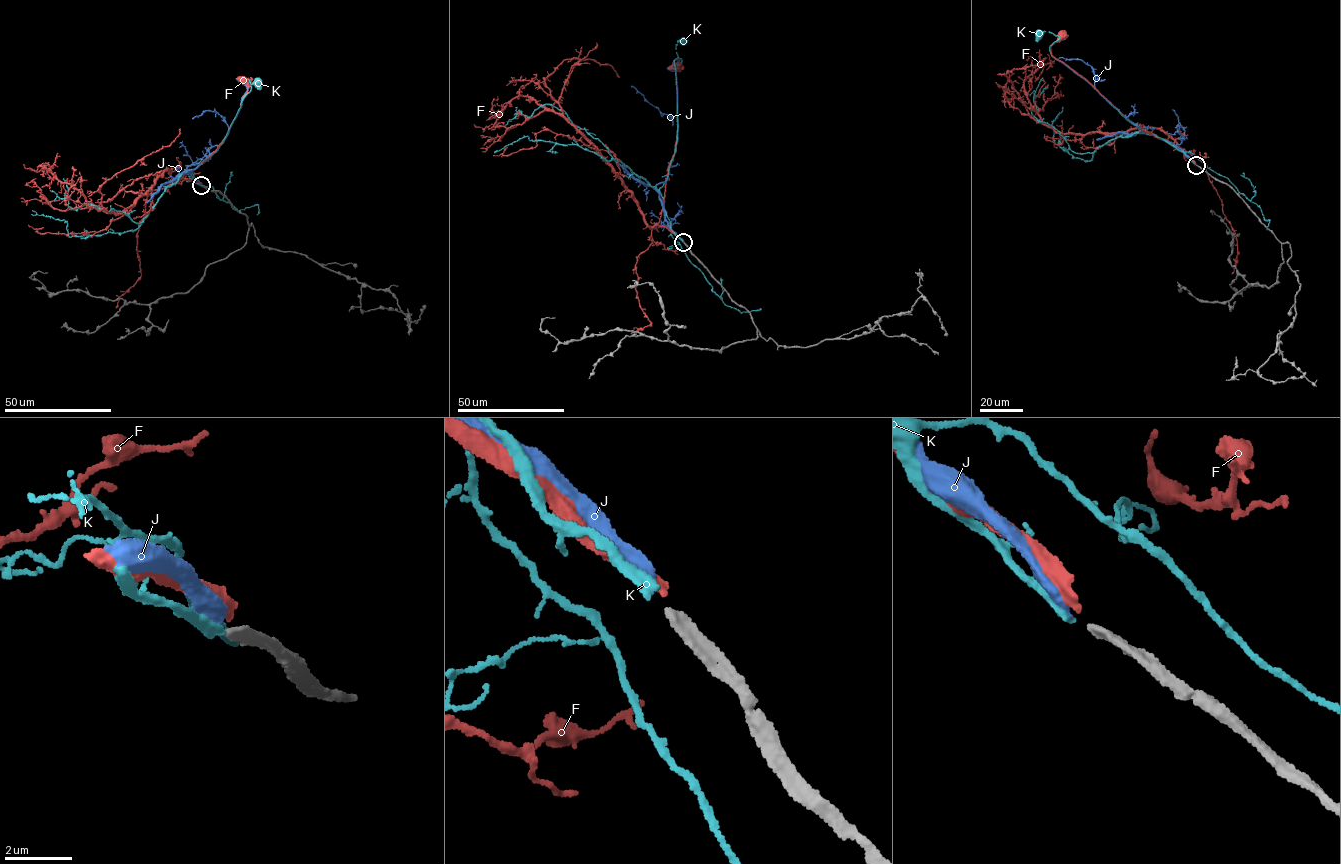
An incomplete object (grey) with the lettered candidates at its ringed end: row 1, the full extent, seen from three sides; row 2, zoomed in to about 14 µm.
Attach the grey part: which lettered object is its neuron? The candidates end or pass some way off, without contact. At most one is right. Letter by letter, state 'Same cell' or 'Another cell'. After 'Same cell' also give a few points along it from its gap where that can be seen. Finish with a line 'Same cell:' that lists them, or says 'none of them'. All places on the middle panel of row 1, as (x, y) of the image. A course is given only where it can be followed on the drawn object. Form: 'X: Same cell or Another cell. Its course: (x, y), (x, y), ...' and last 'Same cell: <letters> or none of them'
F: Another cell
J: Same cell. Its course: (682, 241), (670, 228), (656, 188), (668, 175), (677, 139), (673, 60), (678, 61), (670, 69), (667, 68)
K: Another cell
Same cell: J

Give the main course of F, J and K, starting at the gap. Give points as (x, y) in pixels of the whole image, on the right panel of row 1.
F: (1195, 164), (1165, 139), (1154, 137), (1130, 121), (1091, 84), (1053, 56), (1051, 45), (1061, 34)
J: (1195, 164), (1174, 144), (1141, 132), (1089, 83), (1052, 55), (1051, 44), (1060, 38), (1061, 31)
K: (1195, 164), (1130, 122), (1051, 54), (1051, 45), (1059, 37), (1048, 31), (1038, 34)

